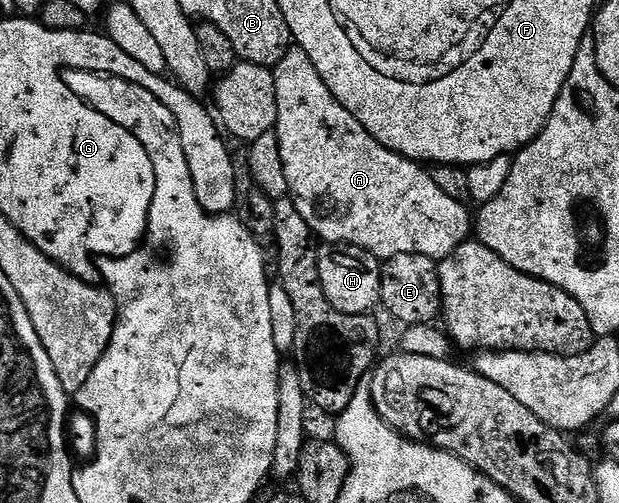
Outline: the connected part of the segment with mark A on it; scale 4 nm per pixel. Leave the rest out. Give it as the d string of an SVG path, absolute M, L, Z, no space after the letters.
M288 48L273 71L277 86L274 134L281 146L289 193L302 205L320 241L358 244L381 262L397 254L421 254L438 262L467 243L473 232L468 205L444 194L422 163L381 146L333 98L305 50Z

